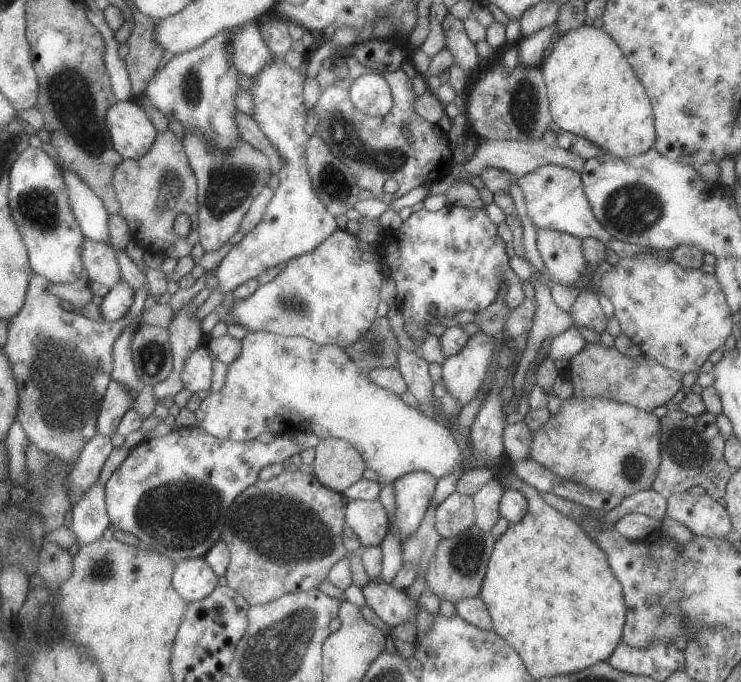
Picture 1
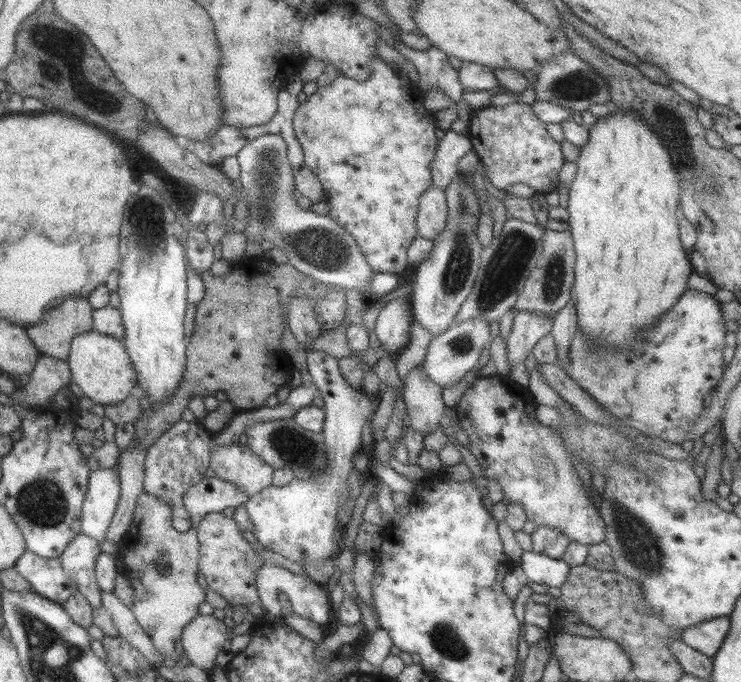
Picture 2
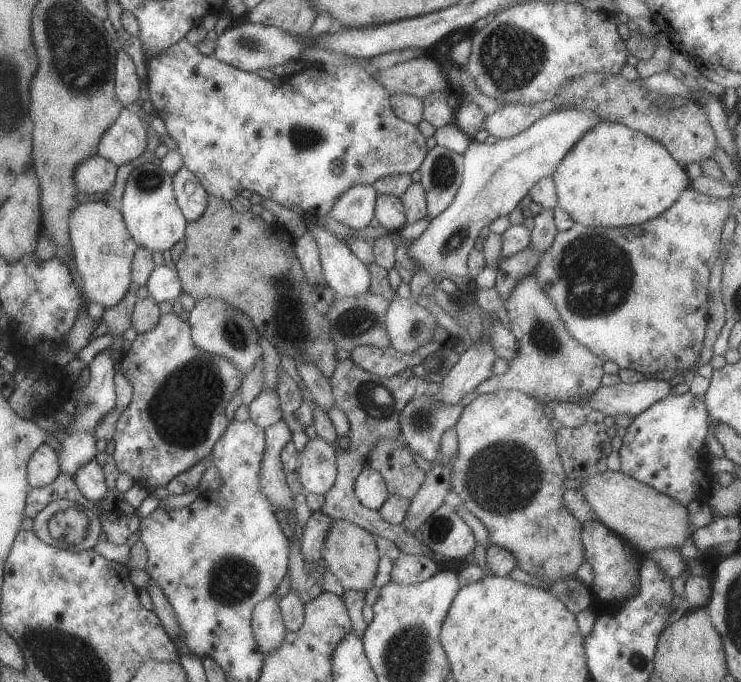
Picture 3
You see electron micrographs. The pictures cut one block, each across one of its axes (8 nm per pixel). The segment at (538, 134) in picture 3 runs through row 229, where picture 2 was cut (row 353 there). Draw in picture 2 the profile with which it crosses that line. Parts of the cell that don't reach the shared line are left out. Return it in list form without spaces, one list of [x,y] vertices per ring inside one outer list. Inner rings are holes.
[[[481,316],[469,318],[457,325],[449,326],[445,332],[441,332],[437,336],[432,336],[419,367],[423,367],[427,378],[435,382],[442,390],[457,383],[462,376],[471,371],[477,364],[481,352],[487,348],[487,344],[490,342],[489,322]]]

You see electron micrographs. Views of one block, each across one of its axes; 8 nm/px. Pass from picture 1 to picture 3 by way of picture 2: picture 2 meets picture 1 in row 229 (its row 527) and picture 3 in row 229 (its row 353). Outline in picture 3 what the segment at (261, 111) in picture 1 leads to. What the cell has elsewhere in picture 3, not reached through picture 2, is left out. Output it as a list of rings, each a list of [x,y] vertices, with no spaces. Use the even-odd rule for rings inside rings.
[[[304,216],[306,232],[318,246],[318,256],[323,278],[338,296],[357,298],[368,292],[370,274],[368,268],[347,247],[347,244],[331,230],[317,226],[315,217]]]

